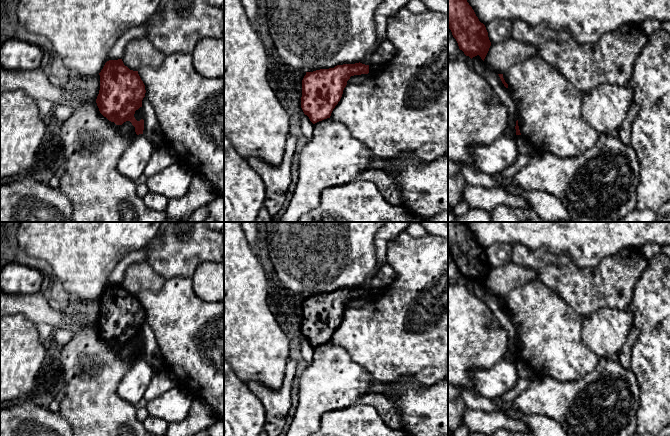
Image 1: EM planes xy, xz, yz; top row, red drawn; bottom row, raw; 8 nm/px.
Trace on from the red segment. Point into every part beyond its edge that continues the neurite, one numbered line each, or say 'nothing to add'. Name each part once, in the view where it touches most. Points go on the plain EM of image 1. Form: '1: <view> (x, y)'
nothing to add

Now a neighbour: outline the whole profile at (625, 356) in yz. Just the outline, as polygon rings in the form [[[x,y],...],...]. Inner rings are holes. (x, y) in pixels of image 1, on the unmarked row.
[[[634,325],[631,327],[629,335],[619,353],[619,362],[625,369],[631,370],[632,349],[634,344],[638,340],[638,336],[639,336],[639,330]]]

